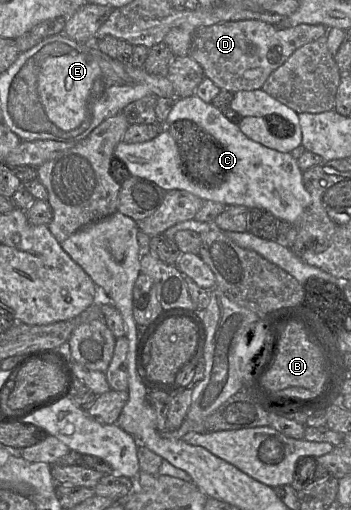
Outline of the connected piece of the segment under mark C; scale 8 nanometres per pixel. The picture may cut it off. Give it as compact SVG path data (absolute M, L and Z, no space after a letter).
M195 94L185 98L177 98L171 109L166 124L179 119L190 119L206 130L206 137L199 133L192 134L192 142L184 151L177 147L171 134L165 130L155 138L141 143L121 141L114 150L114 157L123 161L132 176L150 180L164 191L184 190L204 201L214 201L224 205L242 205L248 208L261 208L270 212L277 219L294 224L311 204L311 195L303 184L303 171L298 167L290 153L270 149L246 137L239 126L227 119L222 111L211 102L204 102Z

